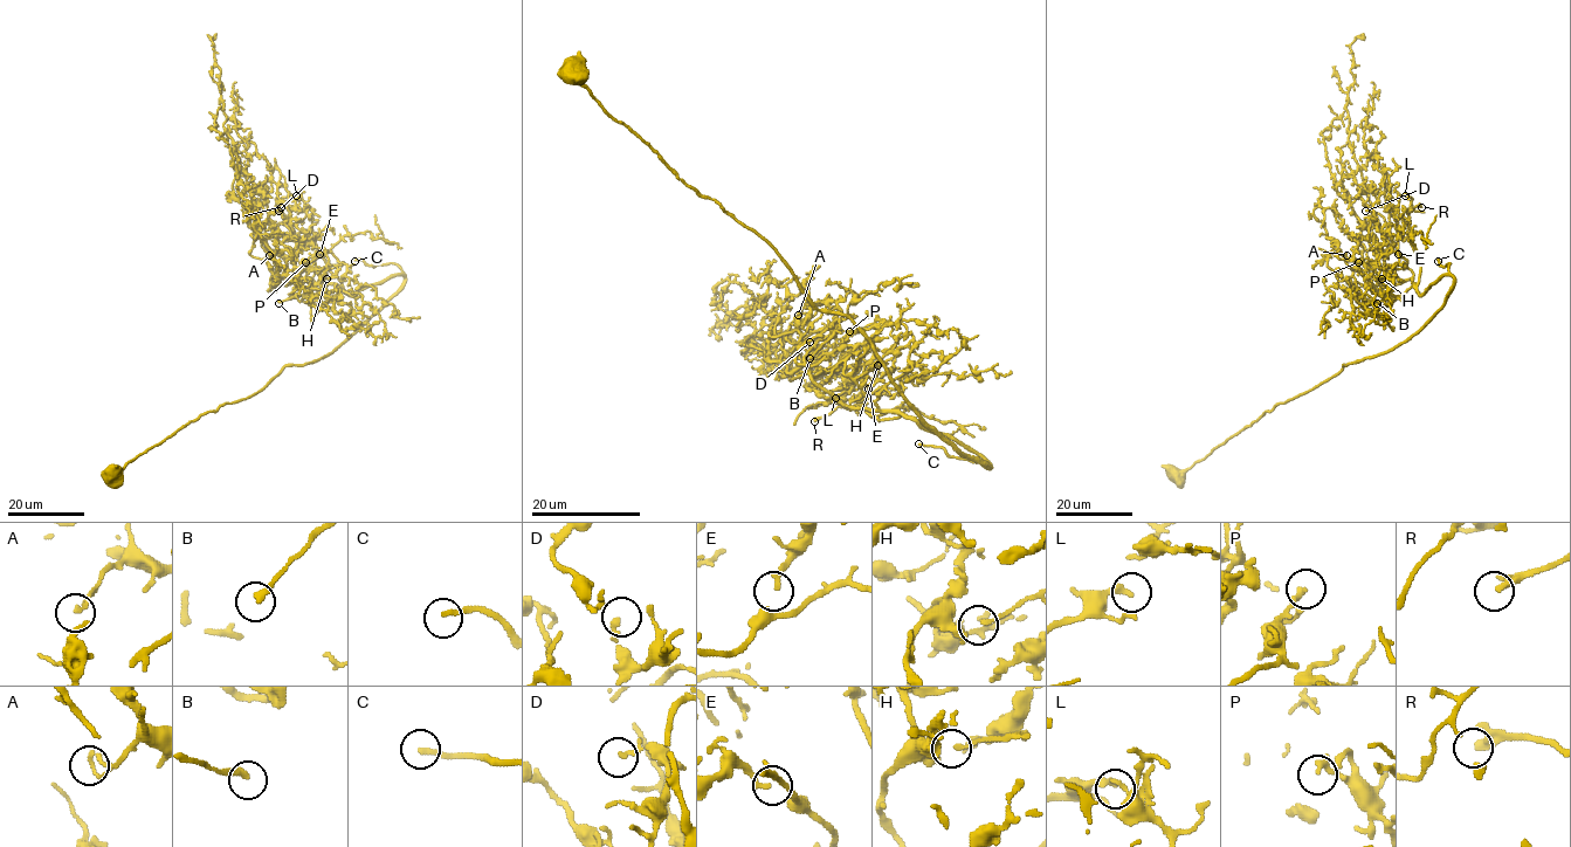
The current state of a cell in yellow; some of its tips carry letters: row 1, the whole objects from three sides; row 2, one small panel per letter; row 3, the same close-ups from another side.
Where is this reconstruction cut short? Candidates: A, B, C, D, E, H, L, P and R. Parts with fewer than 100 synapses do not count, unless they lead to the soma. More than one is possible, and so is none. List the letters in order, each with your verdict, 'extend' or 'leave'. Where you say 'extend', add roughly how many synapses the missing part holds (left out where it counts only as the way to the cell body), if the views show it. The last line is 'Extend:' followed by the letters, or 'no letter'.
A: leave
B: leave
C: extend; 350 synapses
D: leave
E: leave
H: leave
L: leave
P: leave
R: leave
Extend: C

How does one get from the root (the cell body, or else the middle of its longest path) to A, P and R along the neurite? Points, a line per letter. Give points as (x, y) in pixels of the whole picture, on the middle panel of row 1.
A: (571, 73), (990, 467), (898, 413), (839, 403), (796, 360), (827, 302), (798, 315)
P: (571, 73), (990, 467), (826, 392), (810, 367), (849, 331)
R: (571, 73), (990, 467), (858, 394), (814, 421)

